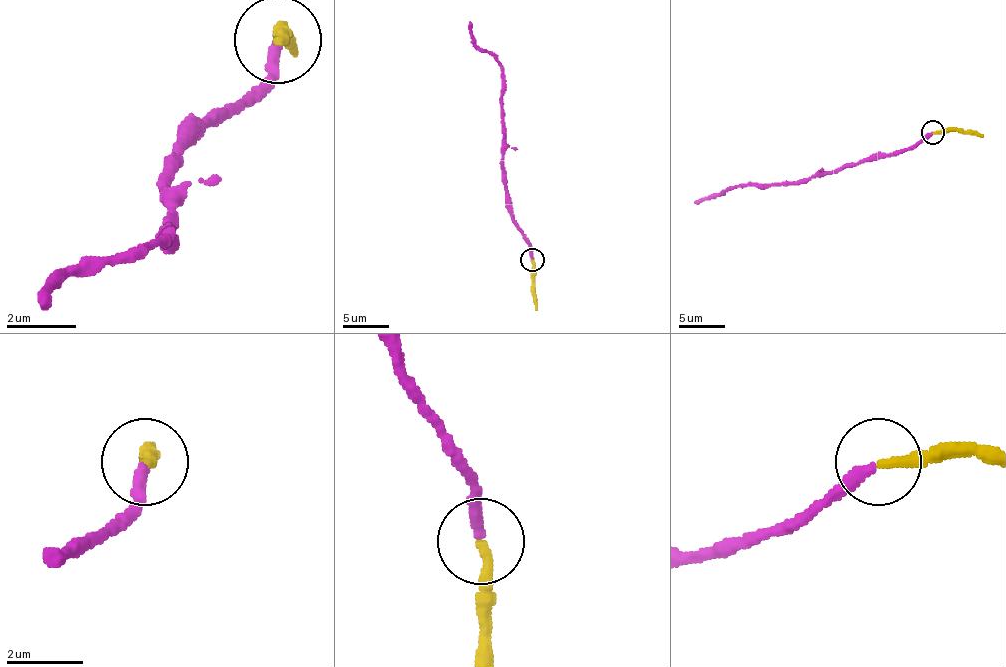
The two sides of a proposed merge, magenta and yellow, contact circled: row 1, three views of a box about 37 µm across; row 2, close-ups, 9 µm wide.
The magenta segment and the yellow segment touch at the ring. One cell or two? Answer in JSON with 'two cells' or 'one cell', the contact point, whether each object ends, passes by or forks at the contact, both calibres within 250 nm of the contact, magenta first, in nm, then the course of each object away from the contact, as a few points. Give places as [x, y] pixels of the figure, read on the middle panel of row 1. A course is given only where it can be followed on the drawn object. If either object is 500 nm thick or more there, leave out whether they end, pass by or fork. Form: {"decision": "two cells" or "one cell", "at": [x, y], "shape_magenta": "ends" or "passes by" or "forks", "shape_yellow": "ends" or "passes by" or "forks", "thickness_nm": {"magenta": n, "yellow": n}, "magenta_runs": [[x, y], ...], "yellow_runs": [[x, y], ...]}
{"decision": "one cell", "at": [532, 260], "shape_magenta": "ends", "shape_yellow": "ends", "thickness_nm": {"magenta": 340, "yellow": 260}, "magenta_runs": [[531, 258], [531, 246], [513, 219], [513, 207], [506, 189], [501, 66], [476, 43], [469, 22]], "yellow_runs": [[531, 260], [536, 309]]}

